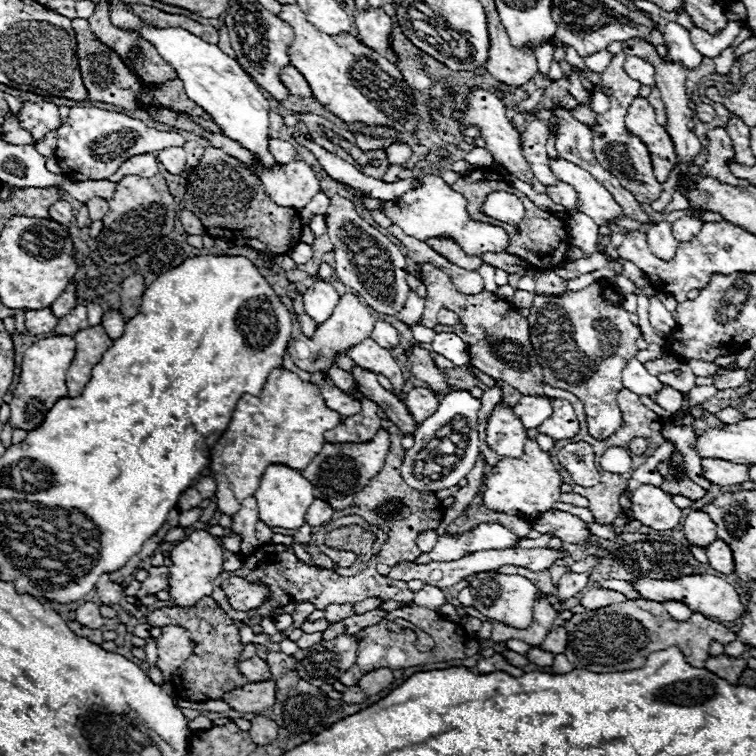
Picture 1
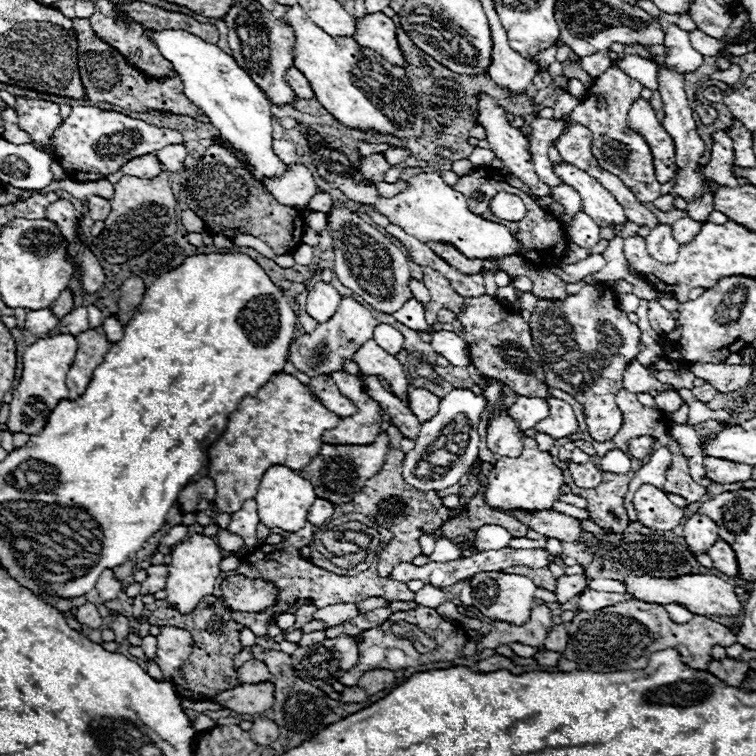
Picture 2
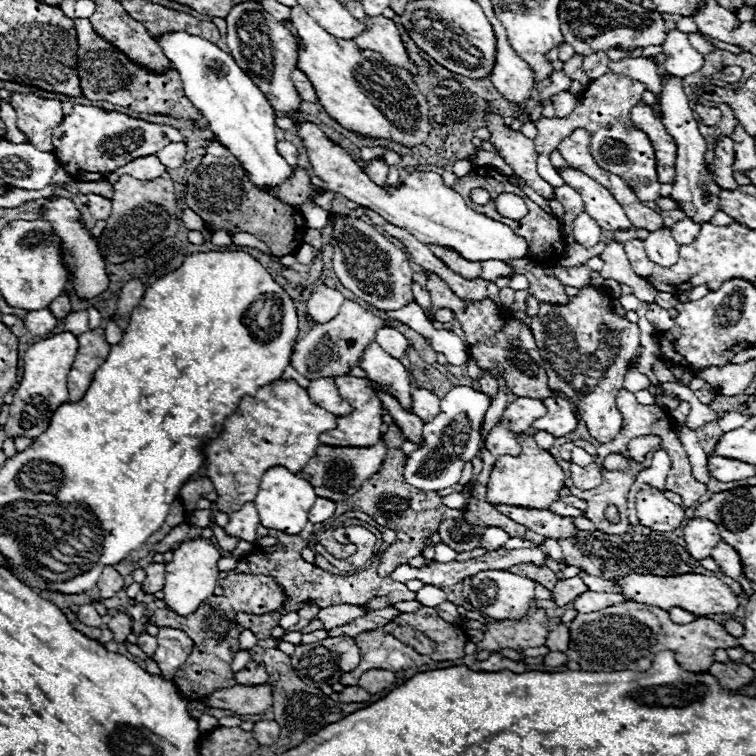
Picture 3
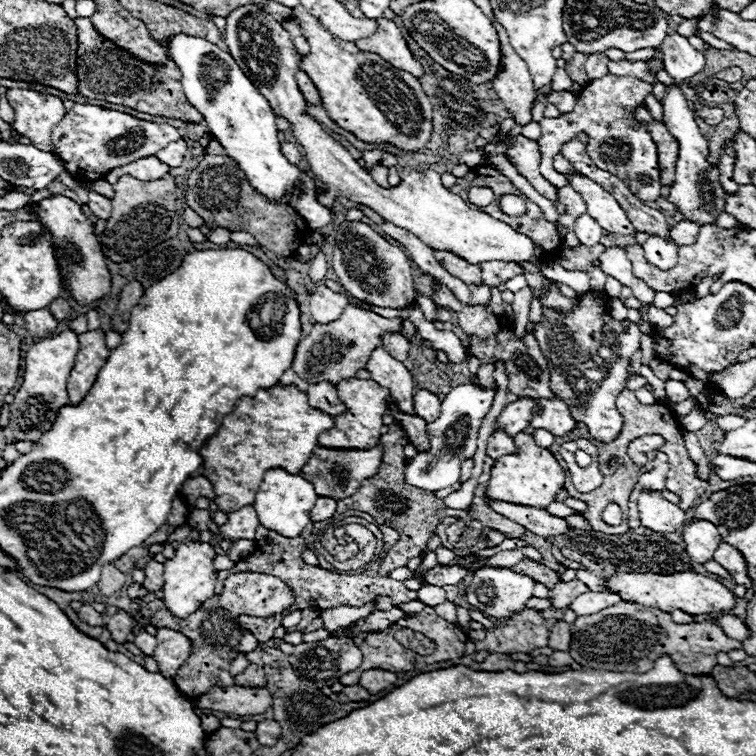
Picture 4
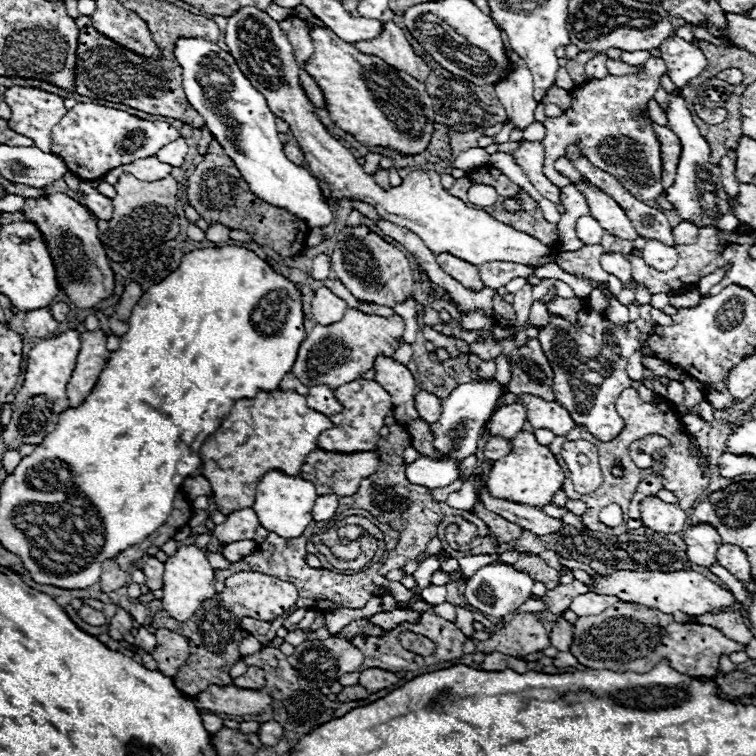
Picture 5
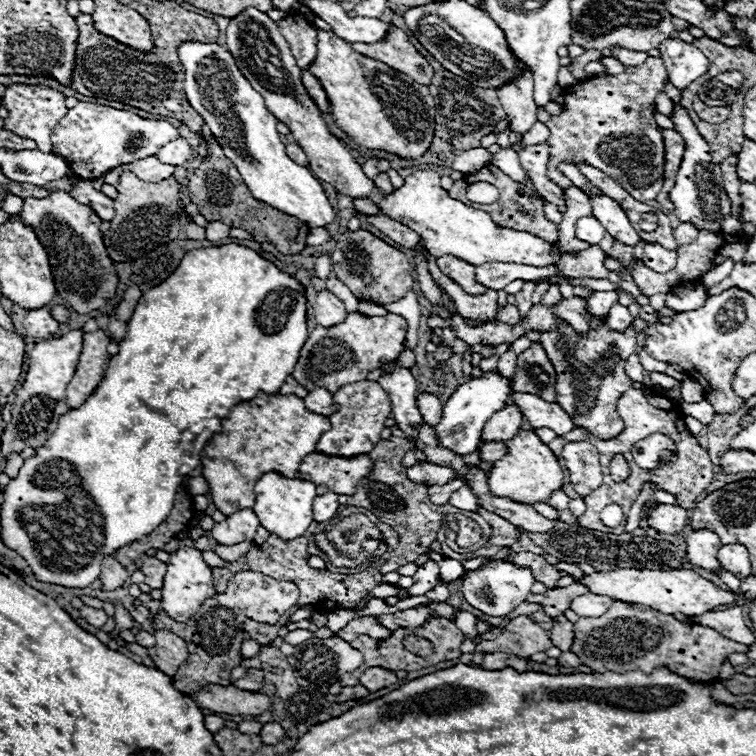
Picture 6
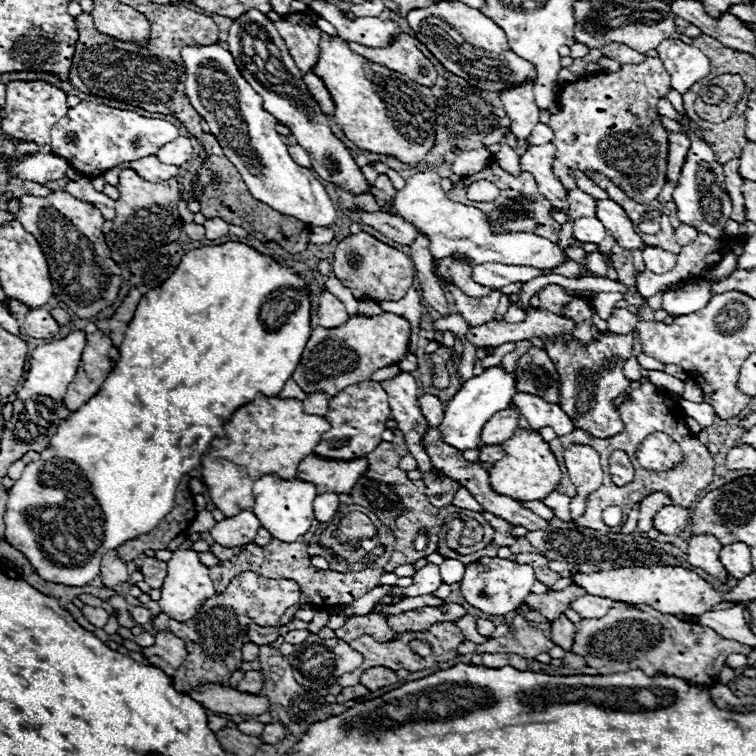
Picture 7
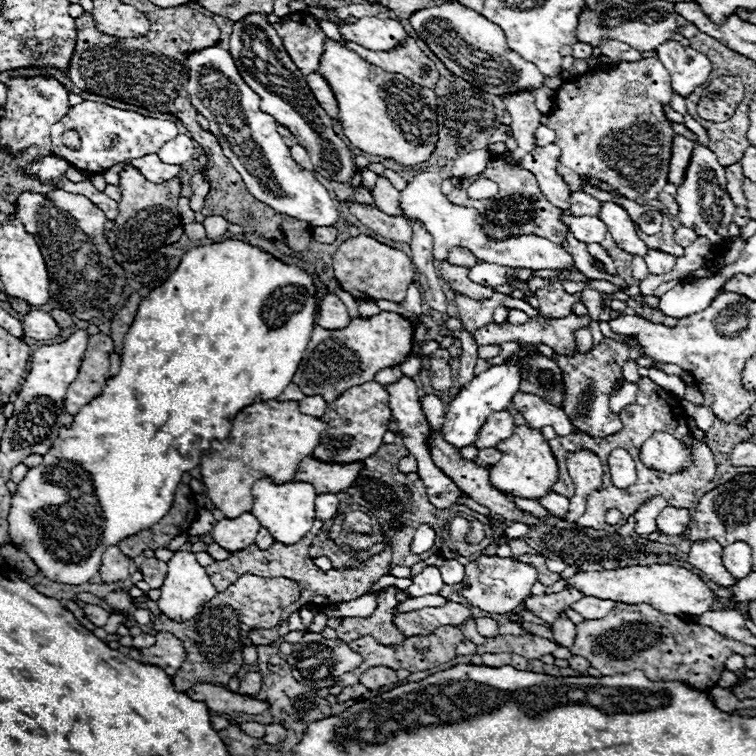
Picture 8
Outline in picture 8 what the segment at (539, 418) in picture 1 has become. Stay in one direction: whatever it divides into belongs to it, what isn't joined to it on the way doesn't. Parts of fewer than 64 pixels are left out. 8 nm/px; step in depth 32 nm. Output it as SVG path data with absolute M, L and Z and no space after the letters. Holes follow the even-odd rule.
M498 412L498 414L492 414L484 424L482 428L478 430L478 436L476 436L476 448L492 448L496 446L500 440L504 438L510 438L512 434L512 428L514 428L514 418L510 416L510 412Z

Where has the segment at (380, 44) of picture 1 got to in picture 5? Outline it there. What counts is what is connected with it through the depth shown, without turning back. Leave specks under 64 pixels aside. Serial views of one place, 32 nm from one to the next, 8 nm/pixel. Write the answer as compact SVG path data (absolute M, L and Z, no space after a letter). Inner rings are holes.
M384 22L380 38L376 38L374 42L354 42L354 48L360 50L362 54L372 54L382 58L386 64L394 66L396 70L404 70L422 84L430 76L430 68L424 62L424 58L420 58L414 52L404 32L394 22Z

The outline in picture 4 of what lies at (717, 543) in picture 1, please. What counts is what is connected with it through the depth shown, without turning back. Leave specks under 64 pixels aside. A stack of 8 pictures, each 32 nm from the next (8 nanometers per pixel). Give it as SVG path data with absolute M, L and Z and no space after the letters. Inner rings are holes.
M722 542L722 544L718 546L718 550L714 552L714 560L716 560L720 566L724 566L724 568L734 576L734 580L736 580L738 584L744 584L746 588L750 588L752 580L748 578L748 564L746 564L746 560L744 560L744 556L742 556L740 550L736 550L734 546Z

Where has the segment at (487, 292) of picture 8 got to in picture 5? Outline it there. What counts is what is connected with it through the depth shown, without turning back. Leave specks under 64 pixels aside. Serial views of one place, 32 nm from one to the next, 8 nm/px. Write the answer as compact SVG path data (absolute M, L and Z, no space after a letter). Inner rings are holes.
M438 254L436 262L442 266L442 270L446 274L450 274L452 278L456 278L468 290L476 290L478 292L478 290L484 288L484 284L478 278L478 270L476 270L474 264L470 264L466 260L460 260L460 258L452 256L452 254Z

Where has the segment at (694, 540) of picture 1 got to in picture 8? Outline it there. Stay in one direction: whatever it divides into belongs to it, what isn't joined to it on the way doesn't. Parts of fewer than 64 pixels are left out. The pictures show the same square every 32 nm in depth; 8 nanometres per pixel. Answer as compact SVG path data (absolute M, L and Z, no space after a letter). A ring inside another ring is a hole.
M704 542L704 544L692 544L688 562L702 570L706 578L716 582L722 588L732 588L738 584L738 578L734 578L722 564L722 546L718 542Z

